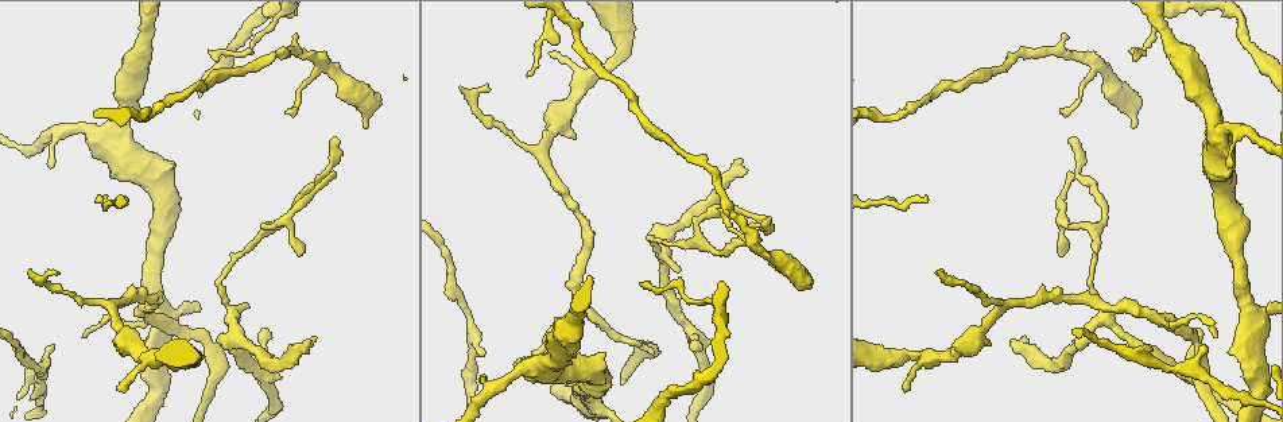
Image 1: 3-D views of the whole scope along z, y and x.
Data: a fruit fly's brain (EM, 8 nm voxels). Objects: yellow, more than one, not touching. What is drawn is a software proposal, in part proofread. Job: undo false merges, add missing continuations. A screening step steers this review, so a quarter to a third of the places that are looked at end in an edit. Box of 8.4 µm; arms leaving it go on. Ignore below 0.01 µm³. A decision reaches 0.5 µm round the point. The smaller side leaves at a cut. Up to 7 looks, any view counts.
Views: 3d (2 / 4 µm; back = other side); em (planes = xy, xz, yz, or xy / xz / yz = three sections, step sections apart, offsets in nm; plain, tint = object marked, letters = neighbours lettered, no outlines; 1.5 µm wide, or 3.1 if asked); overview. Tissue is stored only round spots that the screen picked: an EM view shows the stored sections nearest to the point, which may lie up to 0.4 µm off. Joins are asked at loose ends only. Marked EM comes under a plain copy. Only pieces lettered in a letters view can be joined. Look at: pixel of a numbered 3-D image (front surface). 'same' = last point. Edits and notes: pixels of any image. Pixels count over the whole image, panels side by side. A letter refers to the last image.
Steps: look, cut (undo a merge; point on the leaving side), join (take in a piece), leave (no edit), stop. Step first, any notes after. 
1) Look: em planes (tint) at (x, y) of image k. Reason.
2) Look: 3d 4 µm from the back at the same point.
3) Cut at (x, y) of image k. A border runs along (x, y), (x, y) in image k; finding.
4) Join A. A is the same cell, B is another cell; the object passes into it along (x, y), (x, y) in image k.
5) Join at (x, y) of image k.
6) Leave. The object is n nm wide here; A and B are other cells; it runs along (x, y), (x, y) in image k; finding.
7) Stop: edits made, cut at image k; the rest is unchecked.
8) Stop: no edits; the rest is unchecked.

Look: 3d 4 µm at (246, 306) of image 1. Tapers out.

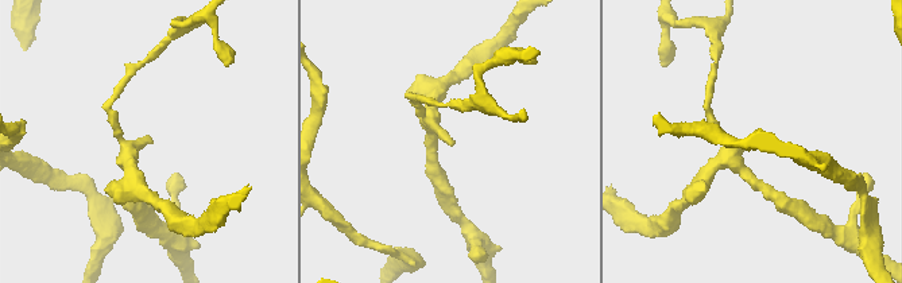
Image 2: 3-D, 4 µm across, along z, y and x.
Look: em planes (letters) at (149, 135) of image 2. Now the EM.

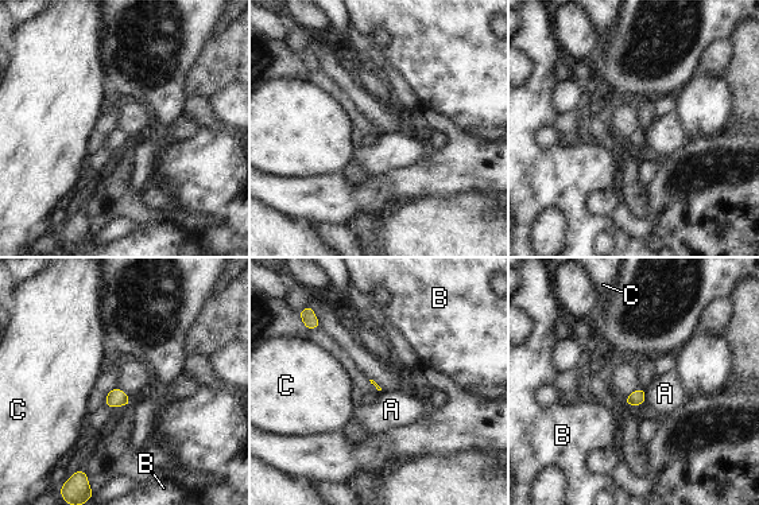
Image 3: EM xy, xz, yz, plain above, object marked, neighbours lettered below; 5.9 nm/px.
Leave. The longest contact is with A, 90 nm; A, B and C are other cells; a border runs along (643, 389), (645, 403) in image 3; no lettered piece goes on from it.

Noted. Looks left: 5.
Look: 3d 2 µm at (301, 253) of image 1. Branch stops here.

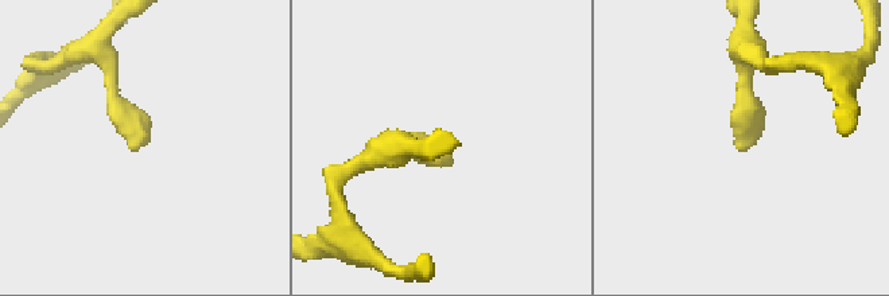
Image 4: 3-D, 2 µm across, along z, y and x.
Look: em xy step 8 (letters) at (741, 147) of image 4. Need the tissue.

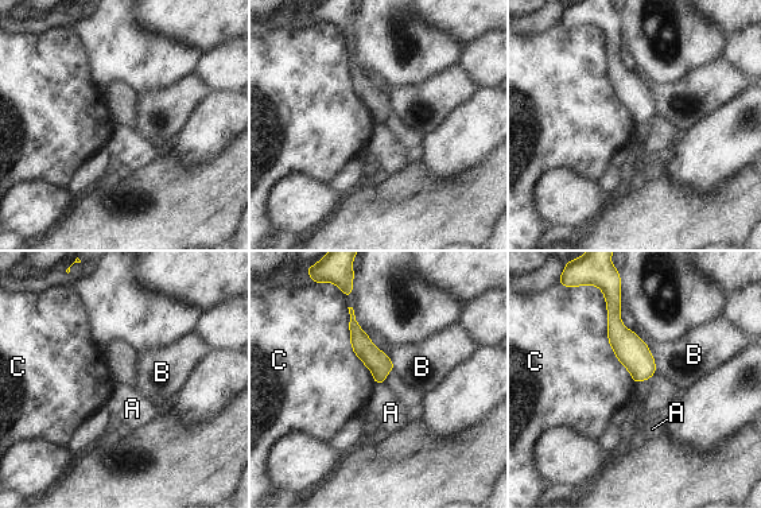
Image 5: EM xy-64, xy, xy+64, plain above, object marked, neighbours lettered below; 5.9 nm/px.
Look: em planes (letters) at the same point. Cut it another way.

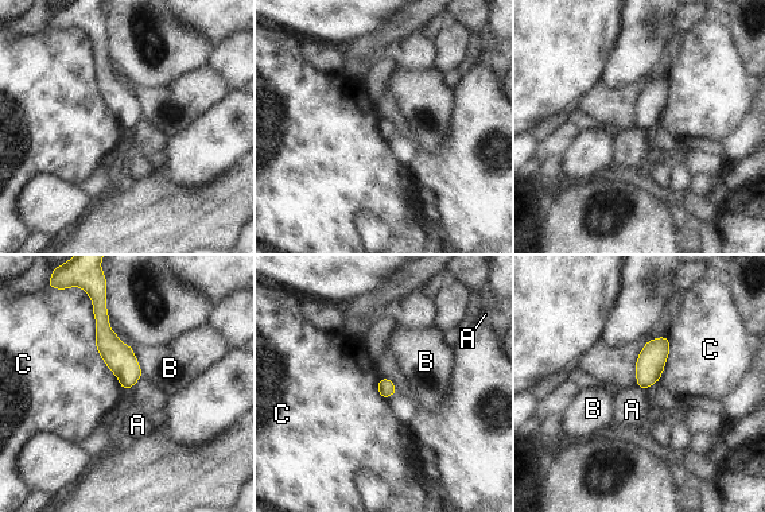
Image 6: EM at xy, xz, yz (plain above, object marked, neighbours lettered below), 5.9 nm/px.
Leave. A, B and C are other cells; it runs along (97, 309), (125, 367), (125, 386) in image 6; no lettered piece goes on from it.

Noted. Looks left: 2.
Look: em xy step 4 (letters) at (1216, 337) of image 1. Thin end.

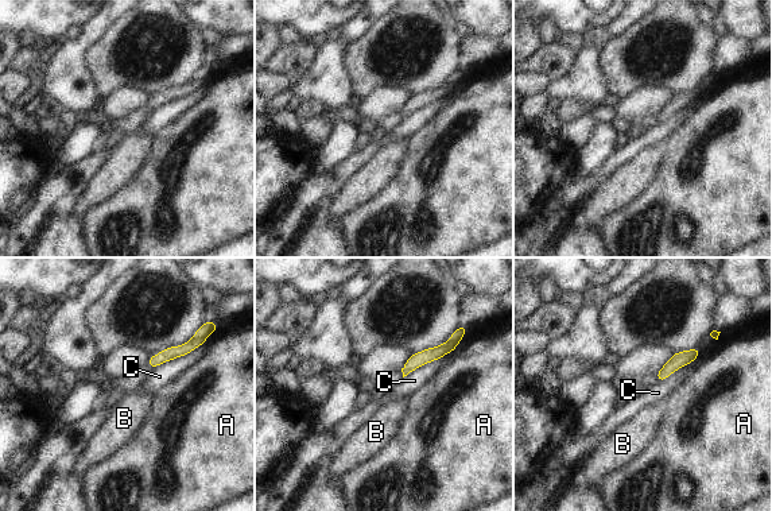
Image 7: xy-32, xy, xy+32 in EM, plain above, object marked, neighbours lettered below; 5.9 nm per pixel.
Leave. A, B and C are other cells; it runs along (460, 332), (443, 349), (406, 370) in image 7; none of them fits.

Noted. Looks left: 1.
Stop: no edits; the rest is unchecked.

